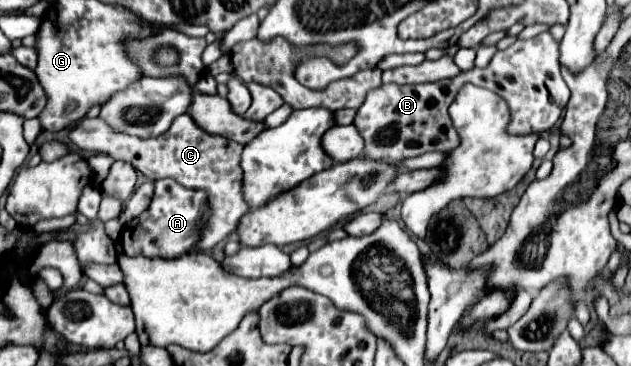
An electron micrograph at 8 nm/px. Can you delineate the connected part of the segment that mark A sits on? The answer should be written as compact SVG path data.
M160 179L154 183L154 197L148 209L138 215L132 223L122 229L120 241L124 253L128 257L162 257L162 259L176 259L194 247L194 239L198 239L198 231L202 223L206 223L206 193L204 191L188 191L174 179Z

